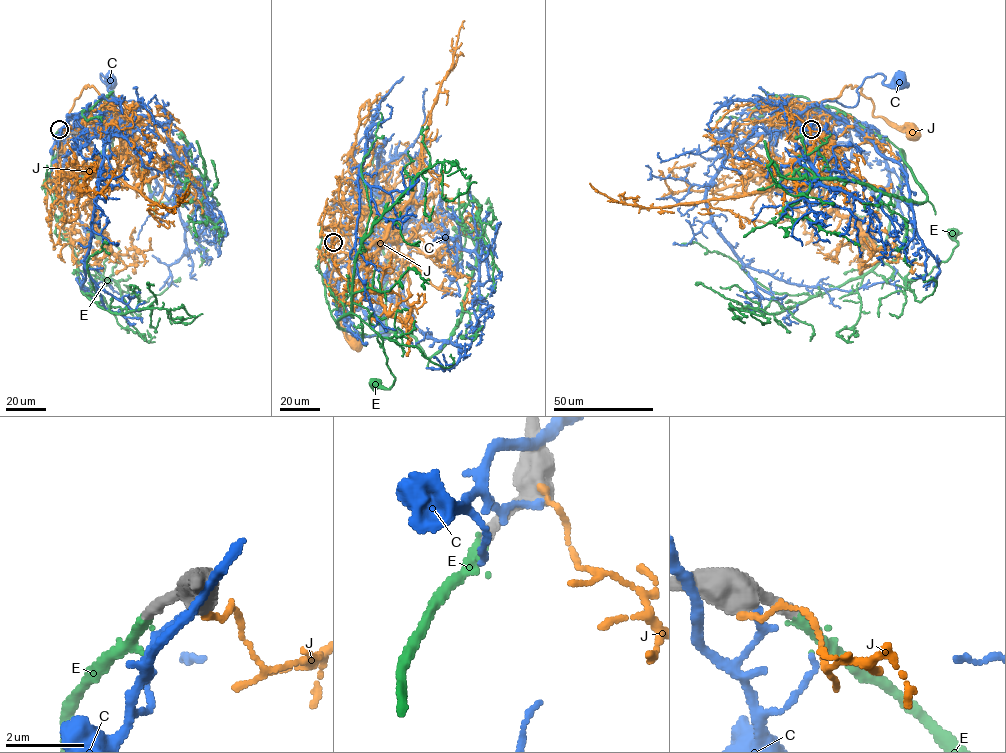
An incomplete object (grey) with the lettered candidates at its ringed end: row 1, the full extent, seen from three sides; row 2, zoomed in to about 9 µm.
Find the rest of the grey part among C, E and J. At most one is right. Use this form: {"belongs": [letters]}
{"belongs": ["E"]}

